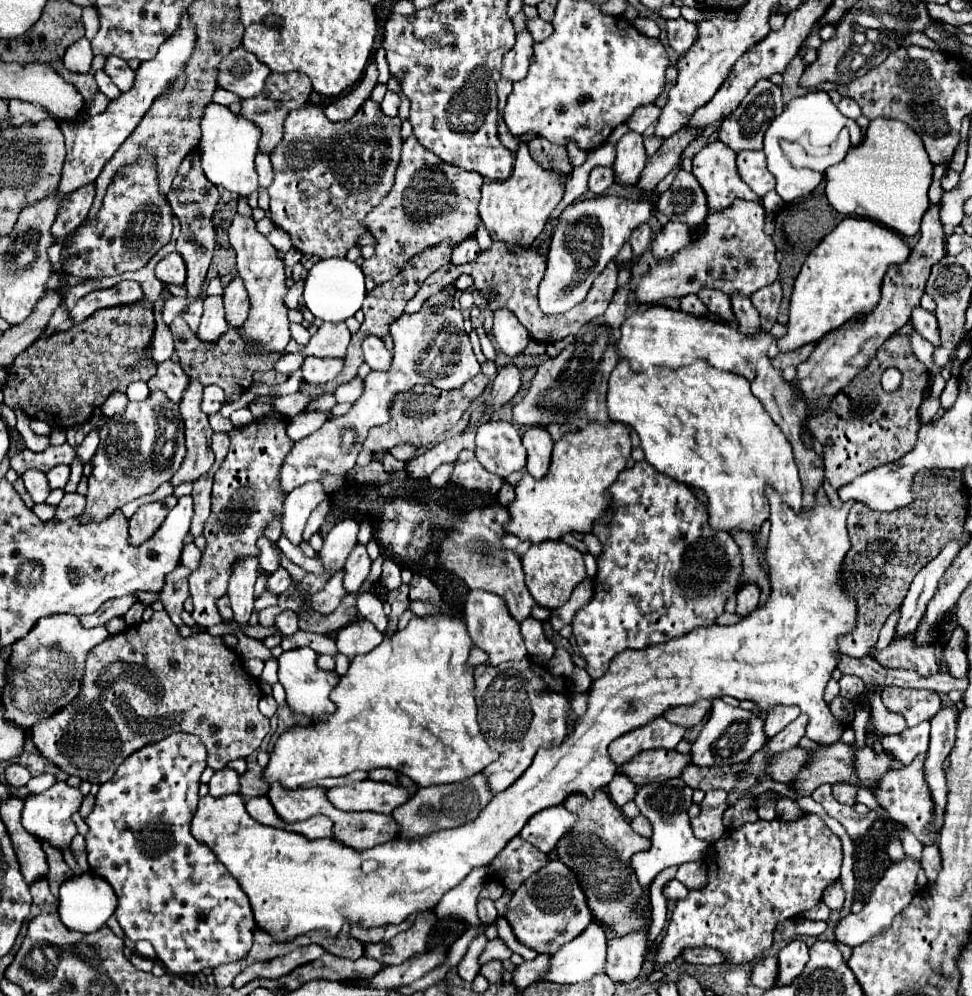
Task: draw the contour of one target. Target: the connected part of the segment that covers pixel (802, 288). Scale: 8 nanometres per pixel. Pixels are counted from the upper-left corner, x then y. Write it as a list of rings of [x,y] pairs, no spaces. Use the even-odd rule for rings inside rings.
[[[857,216],[843,218],[819,246],[809,254],[795,280],[787,334],[779,338],[779,350],[797,350],[803,344],[819,342],[827,332],[843,326],[853,316],[873,310],[879,302],[881,282],[893,264],[907,262],[911,248],[895,230]]]

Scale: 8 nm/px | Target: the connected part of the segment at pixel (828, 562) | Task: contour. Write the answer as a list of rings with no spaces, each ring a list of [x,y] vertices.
[[[767,486],[765,494],[771,506],[771,534],[767,542],[767,560],[771,568],[769,602],[763,608],[753,610],[739,624],[695,628],[663,644],[647,646],[643,650],[629,648],[617,654],[607,674],[595,680],[589,688],[589,708],[575,722],[573,732],[563,740],[563,744],[557,750],[539,750],[533,758],[533,764],[521,774],[521,778],[513,782],[503,794],[497,794],[475,820],[451,830],[439,830],[425,840],[397,838],[369,850],[355,850],[343,842],[337,842],[335,838],[309,840],[303,834],[263,826],[249,816],[245,798],[241,794],[225,794],[221,798],[211,794],[203,796],[191,818],[191,832],[215,852],[219,862],[225,864],[225,868],[247,892],[257,926],[273,934],[275,940],[285,942],[311,930],[339,934],[345,920],[351,924],[363,922],[363,926],[403,922],[403,918],[409,918],[419,910],[427,910],[427,906],[435,906],[443,894],[455,888],[473,868],[491,864],[491,860],[513,836],[521,832],[533,814],[549,806],[563,804],[567,794],[581,792],[593,796],[595,790],[605,788],[617,772],[617,766],[611,762],[607,752],[609,744],[621,734],[661,716],[663,710],[671,706],[689,706],[697,700],[715,702],[721,698],[721,694],[735,696],[737,700],[753,700],[761,706],[761,710],[767,710],[775,704],[795,704],[803,714],[809,716],[807,736],[811,740],[821,744],[837,742],[839,728],[843,724],[825,704],[823,690],[839,660],[835,638],[851,632],[855,624],[855,600],[849,598],[839,586],[839,566],[843,564],[843,554],[851,548],[847,534],[847,514],[851,510],[851,502],[841,502],[839,506],[829,502],[827,506],[813,506],[809,510],[793,512],[773,486]]]

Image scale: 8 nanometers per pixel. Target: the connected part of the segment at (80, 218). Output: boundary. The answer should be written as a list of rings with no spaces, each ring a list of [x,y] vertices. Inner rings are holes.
[[[85,184],[63,198],[63,204],[51,226],[51,234],[59,242],[63,242],[69,234],[73,234],[85,222],[87,212],[93,204],[93,196],[95,196],[95,184]]]

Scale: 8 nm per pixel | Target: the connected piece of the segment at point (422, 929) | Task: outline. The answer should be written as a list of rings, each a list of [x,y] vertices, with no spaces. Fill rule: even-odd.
[[[431,914],[431,918],[419,918],[419,922],[415,922],[415,926],[411,926],[407,932],[399,932],[395,940],[363,944],[363,956],[379,960],[383,966],[401,964],[411,958],[411,954],[421,954],[425,950],[427,936],[435,920],[435,914]]]

